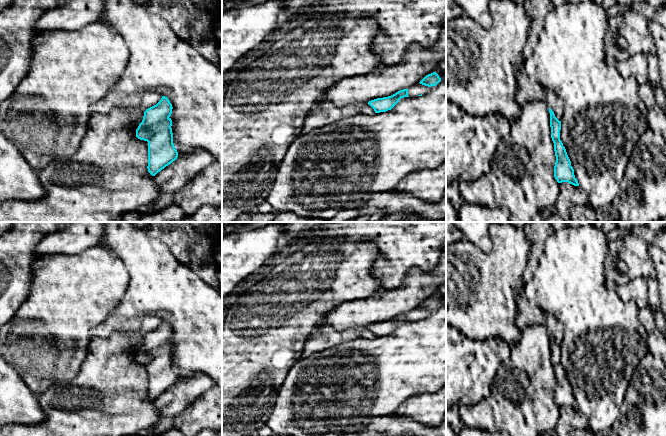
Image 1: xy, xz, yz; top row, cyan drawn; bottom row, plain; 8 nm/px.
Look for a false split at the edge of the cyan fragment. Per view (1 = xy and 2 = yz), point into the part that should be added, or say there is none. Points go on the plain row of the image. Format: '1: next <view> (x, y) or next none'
1: next none
2: next none

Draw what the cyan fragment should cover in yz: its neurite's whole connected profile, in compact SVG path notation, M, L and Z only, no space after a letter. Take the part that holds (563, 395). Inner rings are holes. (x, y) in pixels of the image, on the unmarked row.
M549 332L551 362L554 367L554 375L556 386L554 390L554 401L558 407L568 406L574 410L579 410L579 407L574 399L574 393L571 390L571 385L567 379L566 373L560 364L561 345L556 341L552 333Z

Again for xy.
M162 320L154 330L146 333L143 344L136 353L136 361L148 366L148 396L155 400L175 385L178 376L173 368L172 328Z

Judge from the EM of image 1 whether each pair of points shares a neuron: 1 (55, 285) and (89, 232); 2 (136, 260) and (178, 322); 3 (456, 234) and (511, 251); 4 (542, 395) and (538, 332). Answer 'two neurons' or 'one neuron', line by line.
1: two neurons
2: one neuron
3: two neurons
4: one neuron

